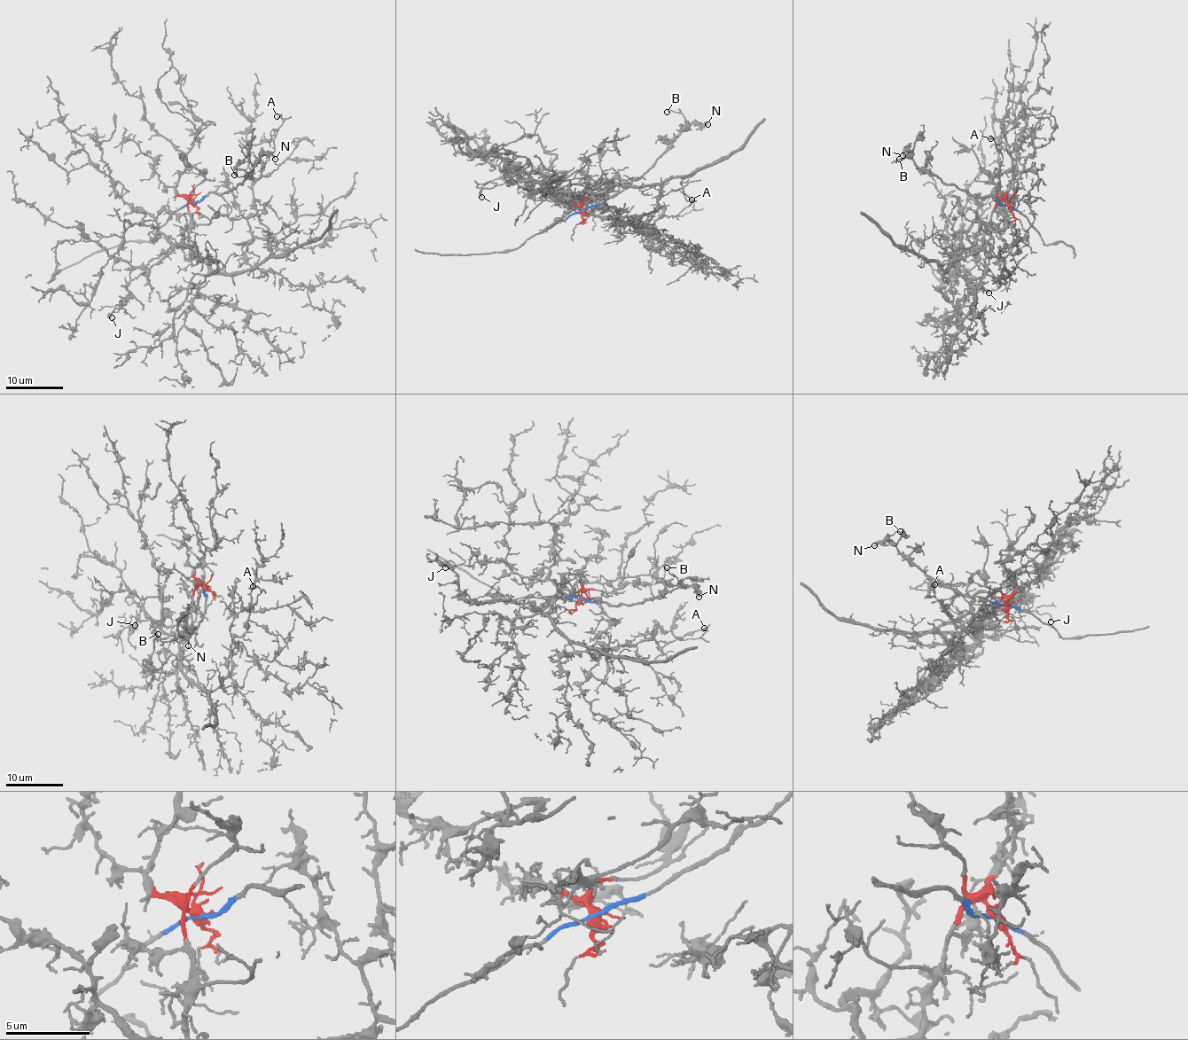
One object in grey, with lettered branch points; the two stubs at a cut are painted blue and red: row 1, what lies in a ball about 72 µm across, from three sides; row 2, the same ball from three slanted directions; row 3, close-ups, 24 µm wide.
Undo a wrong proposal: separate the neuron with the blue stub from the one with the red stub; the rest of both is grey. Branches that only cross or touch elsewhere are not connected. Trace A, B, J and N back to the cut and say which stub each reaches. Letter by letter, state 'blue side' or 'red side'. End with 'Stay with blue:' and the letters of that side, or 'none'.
A: red side
B: blue side
J: red side
N: blue side
Stay with blue: B, N

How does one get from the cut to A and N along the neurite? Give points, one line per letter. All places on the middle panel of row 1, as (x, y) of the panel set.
A: (582, 210), (575, 199), (599, 183), (656, 183), (656, 207), (636, 218), (641, 231), (689, 213), (691, 199)
N: (582, 210), (621, 192), (692, 123), (707, 124)

